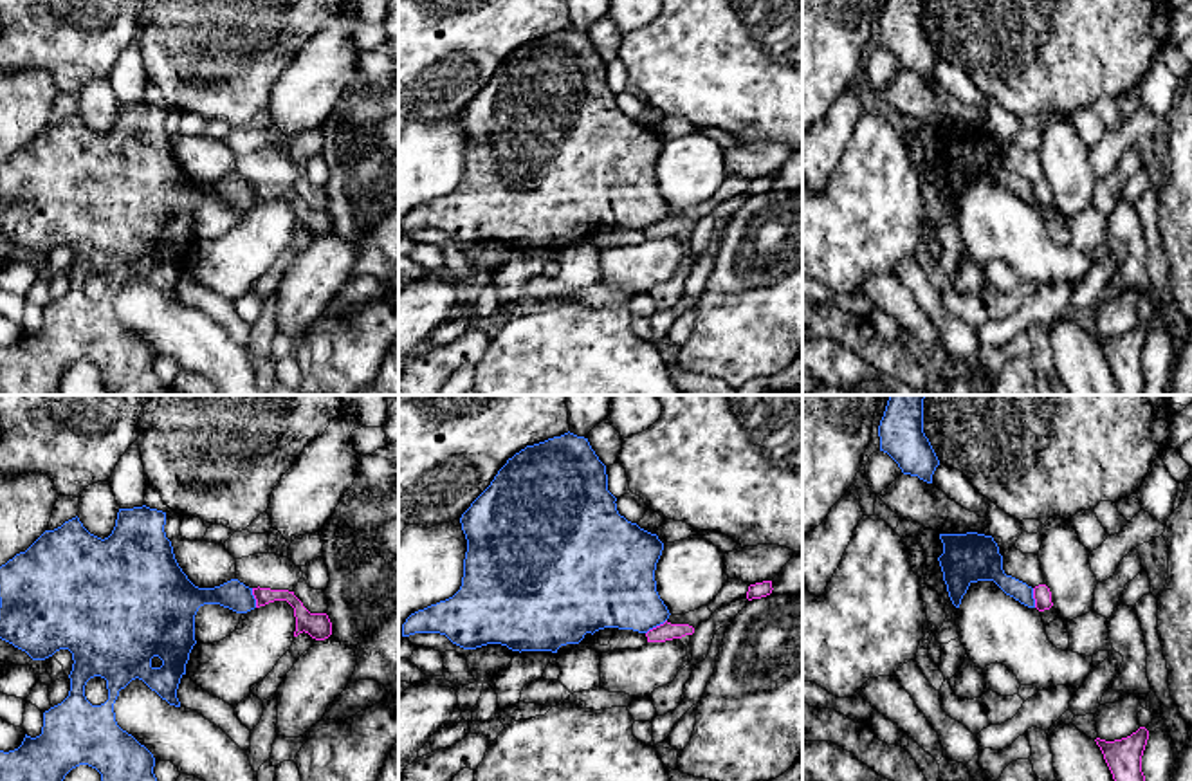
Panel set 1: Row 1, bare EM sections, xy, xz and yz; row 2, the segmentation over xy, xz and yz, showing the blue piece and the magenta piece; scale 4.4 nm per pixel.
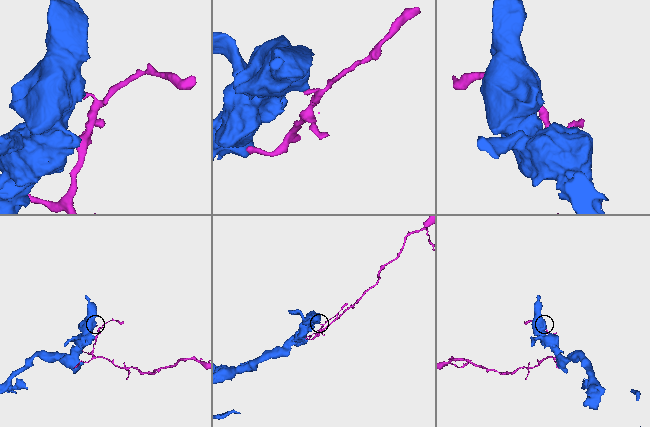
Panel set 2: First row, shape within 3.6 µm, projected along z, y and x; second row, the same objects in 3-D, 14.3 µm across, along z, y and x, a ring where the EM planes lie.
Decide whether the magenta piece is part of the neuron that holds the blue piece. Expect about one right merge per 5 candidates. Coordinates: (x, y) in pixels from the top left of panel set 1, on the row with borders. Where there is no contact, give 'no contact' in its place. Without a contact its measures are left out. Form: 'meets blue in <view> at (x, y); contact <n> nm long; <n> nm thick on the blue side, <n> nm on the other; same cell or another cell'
meets blue in xz at (655, 626); contact 120 nm long; 360 nm thick on the blue side, 80 nm on the other; another cell

